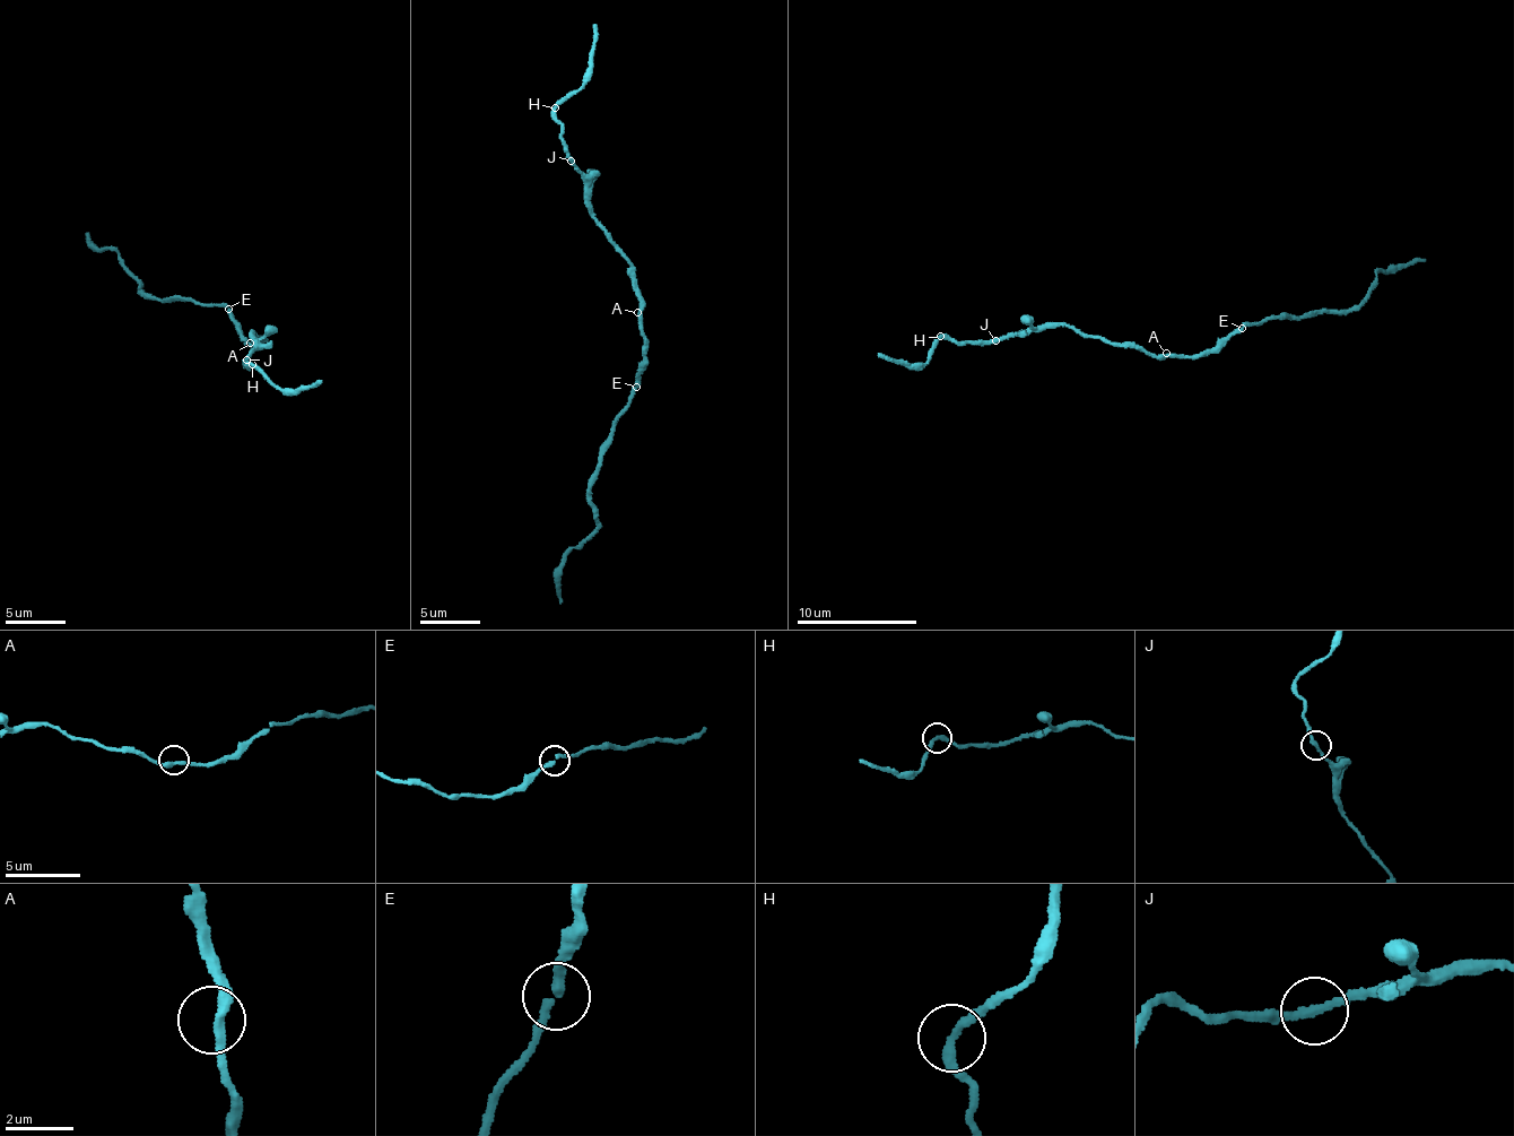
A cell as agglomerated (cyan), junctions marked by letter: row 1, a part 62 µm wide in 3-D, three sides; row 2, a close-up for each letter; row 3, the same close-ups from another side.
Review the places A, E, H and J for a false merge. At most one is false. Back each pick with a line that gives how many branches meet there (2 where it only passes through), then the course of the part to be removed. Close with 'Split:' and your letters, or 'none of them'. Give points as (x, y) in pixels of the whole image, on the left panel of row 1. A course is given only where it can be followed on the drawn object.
Split: none of them

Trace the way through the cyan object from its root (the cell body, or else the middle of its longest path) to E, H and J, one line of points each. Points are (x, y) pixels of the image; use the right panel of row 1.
E: (1167, 356), (1217, 352), (1242, 329)
H: (1167, 356), (1153, 357), (1131, 346), (1113, 346), (1070, 327), (1019, 330), (997, 341), (953, 341), (940, 336)
J: (1167, 356), (1153, 357), (1131, 346), (1113, 346), (1070, 327), (1030, 328), (1008, 332), (995, 340)

